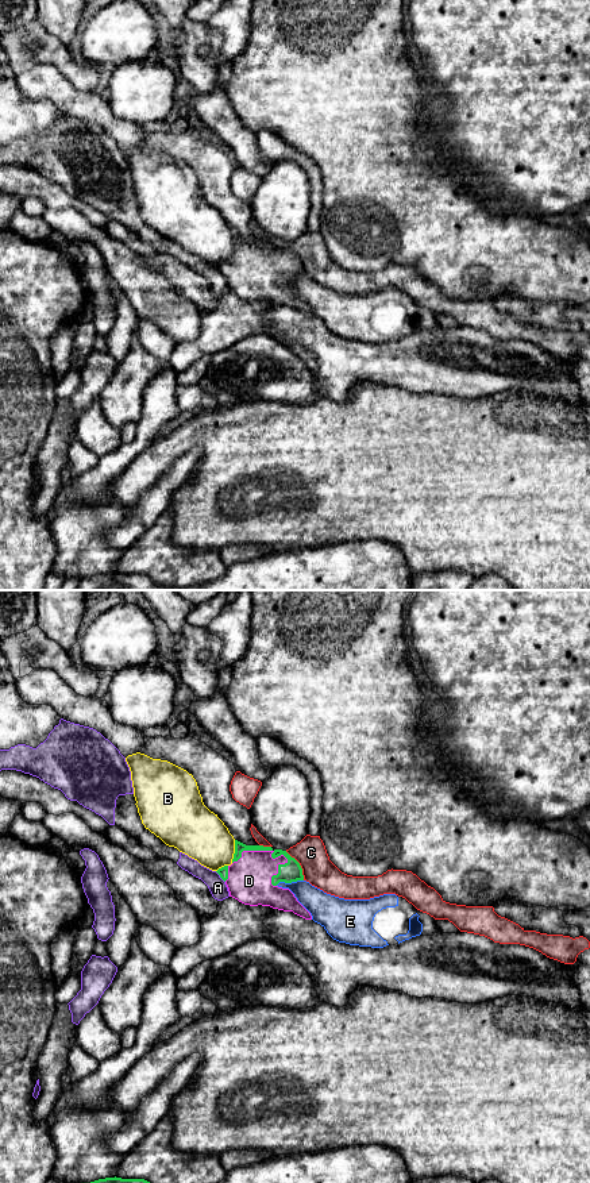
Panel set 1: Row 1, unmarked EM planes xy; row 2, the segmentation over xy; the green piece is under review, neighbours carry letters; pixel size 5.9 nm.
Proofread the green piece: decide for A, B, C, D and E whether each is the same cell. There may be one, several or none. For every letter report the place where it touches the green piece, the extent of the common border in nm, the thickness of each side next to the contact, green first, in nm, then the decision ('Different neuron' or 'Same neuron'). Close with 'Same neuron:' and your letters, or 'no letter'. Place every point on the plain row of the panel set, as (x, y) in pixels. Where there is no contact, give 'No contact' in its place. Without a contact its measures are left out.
A: Touches green at xy (220, 272). Shared border 90 nm. Thickness 60 nm (green) against 110 nm. Different neuron
B: Touches green at xy (235, 246). Shared border 140 nm. Thickness 60 nm (green) against 300 nm. Different neuron
C: Touches green at xy (299, 259). Shared border 200 nm. Thickness 120 nm (green) against 180 nm. Different neuron
D: Touches green at xy (261, 245). Shared border 340 nm. Thickness 120 nm (green) against 260 nm. Same neuron
E: Touches green at xy (289, 277). Shared border 170 nm. Thickness 120 nm (green) against 170 nm. Different neuron
Same neuron: D

